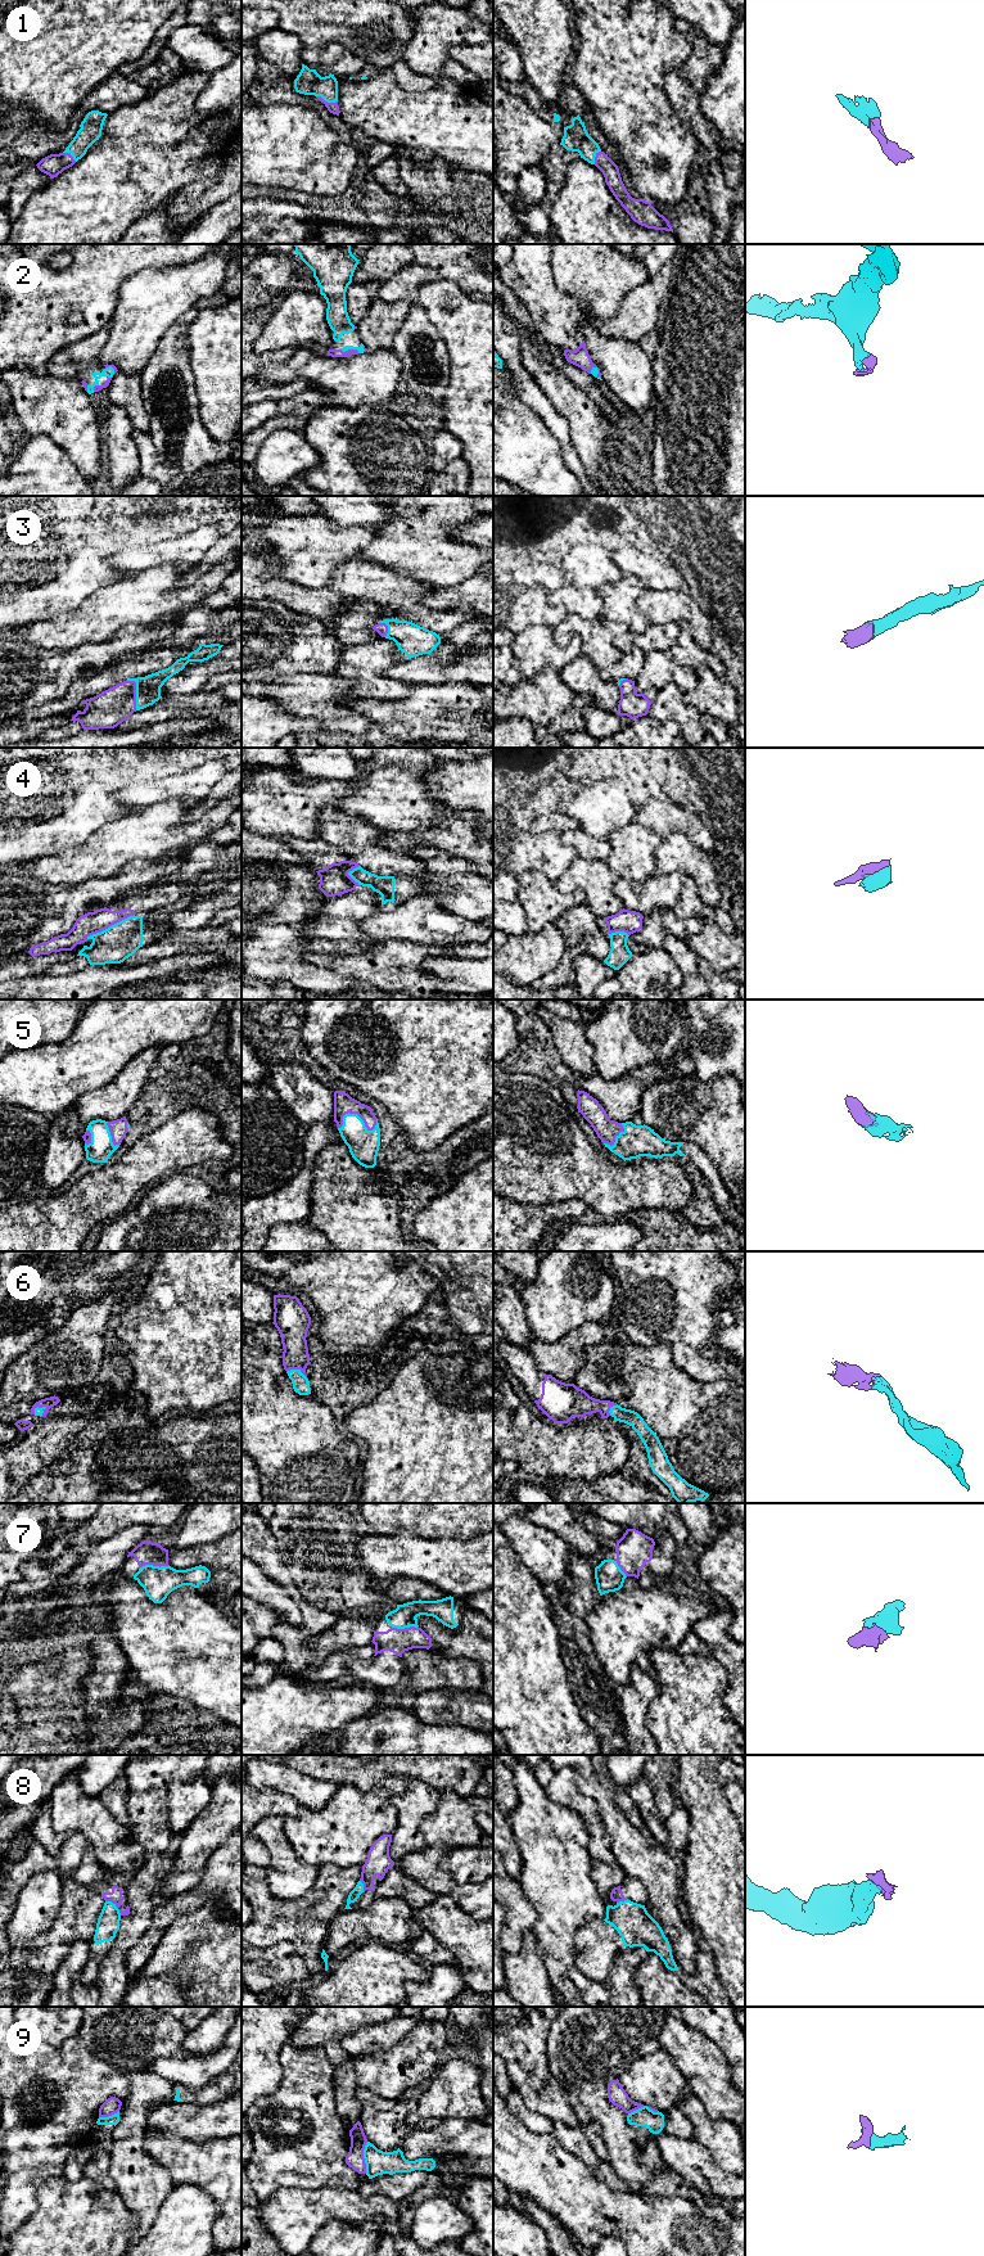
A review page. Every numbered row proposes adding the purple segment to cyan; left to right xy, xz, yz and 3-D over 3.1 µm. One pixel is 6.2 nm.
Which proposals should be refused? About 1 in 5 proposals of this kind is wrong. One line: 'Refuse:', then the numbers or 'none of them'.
Refuse: 4, 8, 9

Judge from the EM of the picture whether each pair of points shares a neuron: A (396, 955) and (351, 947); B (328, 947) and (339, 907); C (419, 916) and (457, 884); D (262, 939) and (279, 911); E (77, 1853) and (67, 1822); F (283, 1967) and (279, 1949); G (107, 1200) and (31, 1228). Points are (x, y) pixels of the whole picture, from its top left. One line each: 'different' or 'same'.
A: different
B: same
C: different
D: different
E: different
F: different
G: same

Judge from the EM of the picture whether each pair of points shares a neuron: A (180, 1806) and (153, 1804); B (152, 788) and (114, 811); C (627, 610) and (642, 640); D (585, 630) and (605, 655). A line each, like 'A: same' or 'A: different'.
A: different
B: different
C: different
D: same

